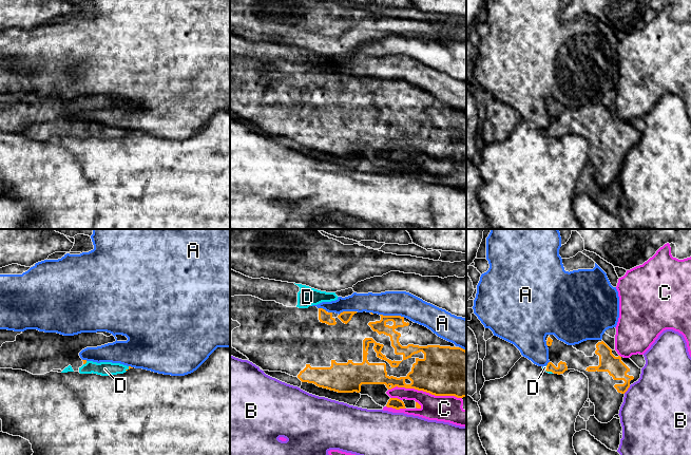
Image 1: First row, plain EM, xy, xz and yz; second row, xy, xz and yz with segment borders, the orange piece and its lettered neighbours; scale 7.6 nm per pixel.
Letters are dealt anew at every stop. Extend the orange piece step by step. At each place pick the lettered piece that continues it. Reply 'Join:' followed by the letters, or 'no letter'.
Join: D

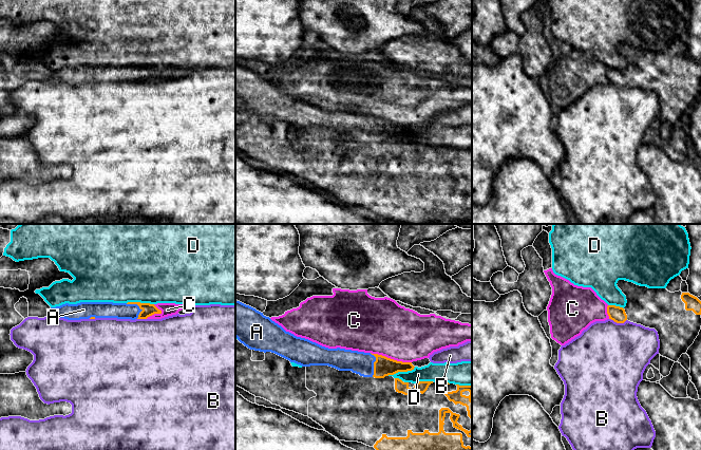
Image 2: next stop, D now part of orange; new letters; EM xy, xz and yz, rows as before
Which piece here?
Join: A

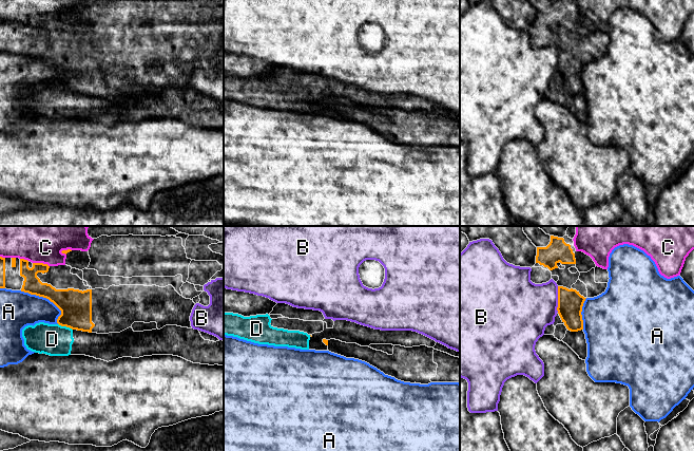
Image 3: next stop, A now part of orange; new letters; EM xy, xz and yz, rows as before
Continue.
Join: no letter

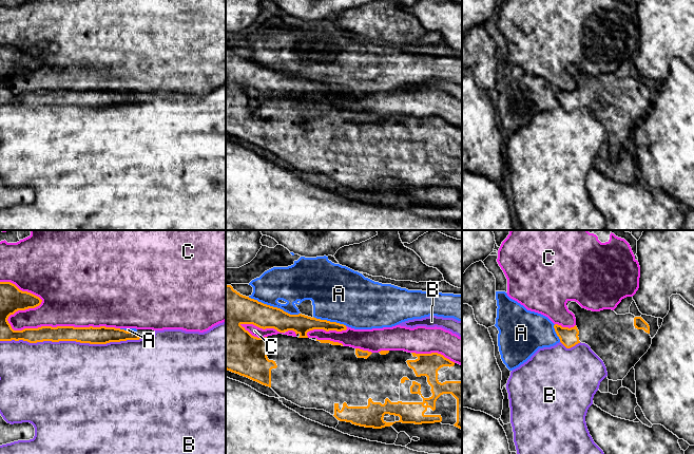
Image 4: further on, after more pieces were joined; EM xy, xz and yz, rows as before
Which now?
Join: no letter

